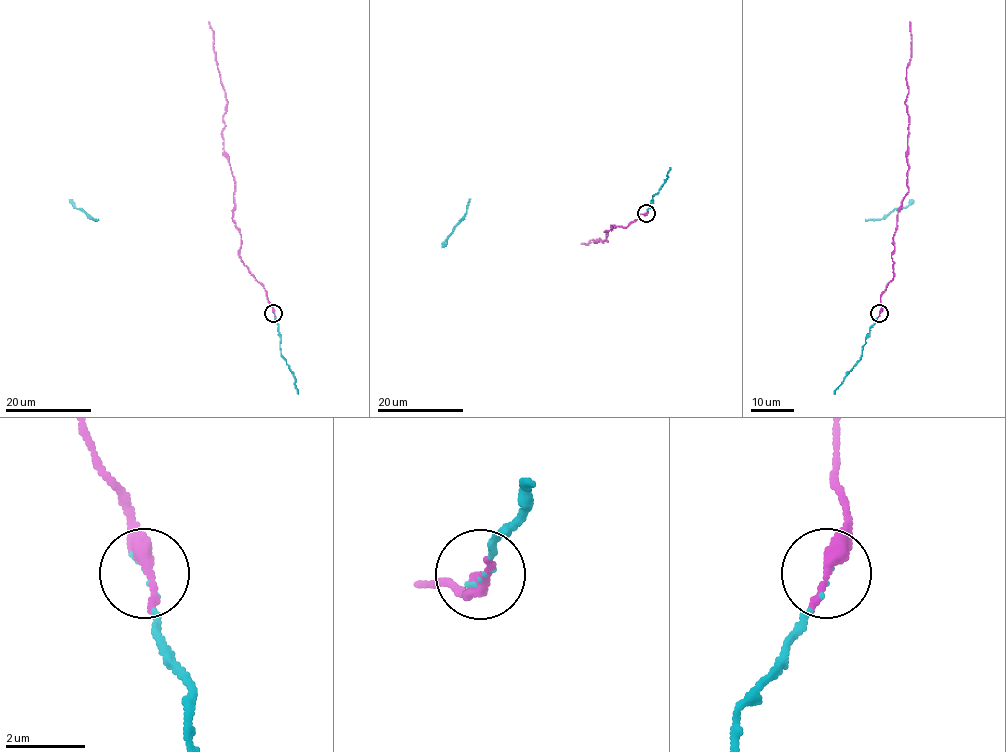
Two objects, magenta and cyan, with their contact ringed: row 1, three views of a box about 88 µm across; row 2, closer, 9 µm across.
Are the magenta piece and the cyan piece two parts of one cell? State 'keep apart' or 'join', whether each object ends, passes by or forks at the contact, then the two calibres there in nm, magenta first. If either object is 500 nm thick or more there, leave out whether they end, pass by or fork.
join; magenta ends there; cyan ends there; 440 nm thick on the magenta side, 50 nm on the other

